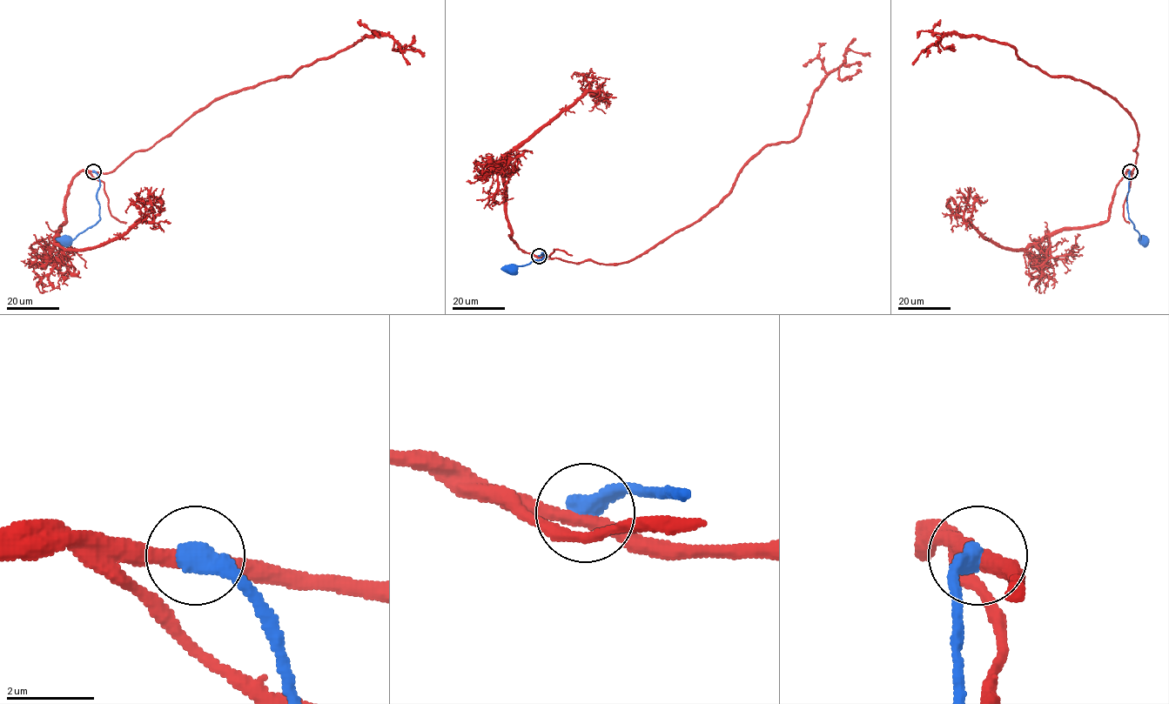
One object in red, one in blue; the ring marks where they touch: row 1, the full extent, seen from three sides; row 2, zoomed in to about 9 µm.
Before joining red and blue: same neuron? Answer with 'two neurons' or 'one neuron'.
two neurons

